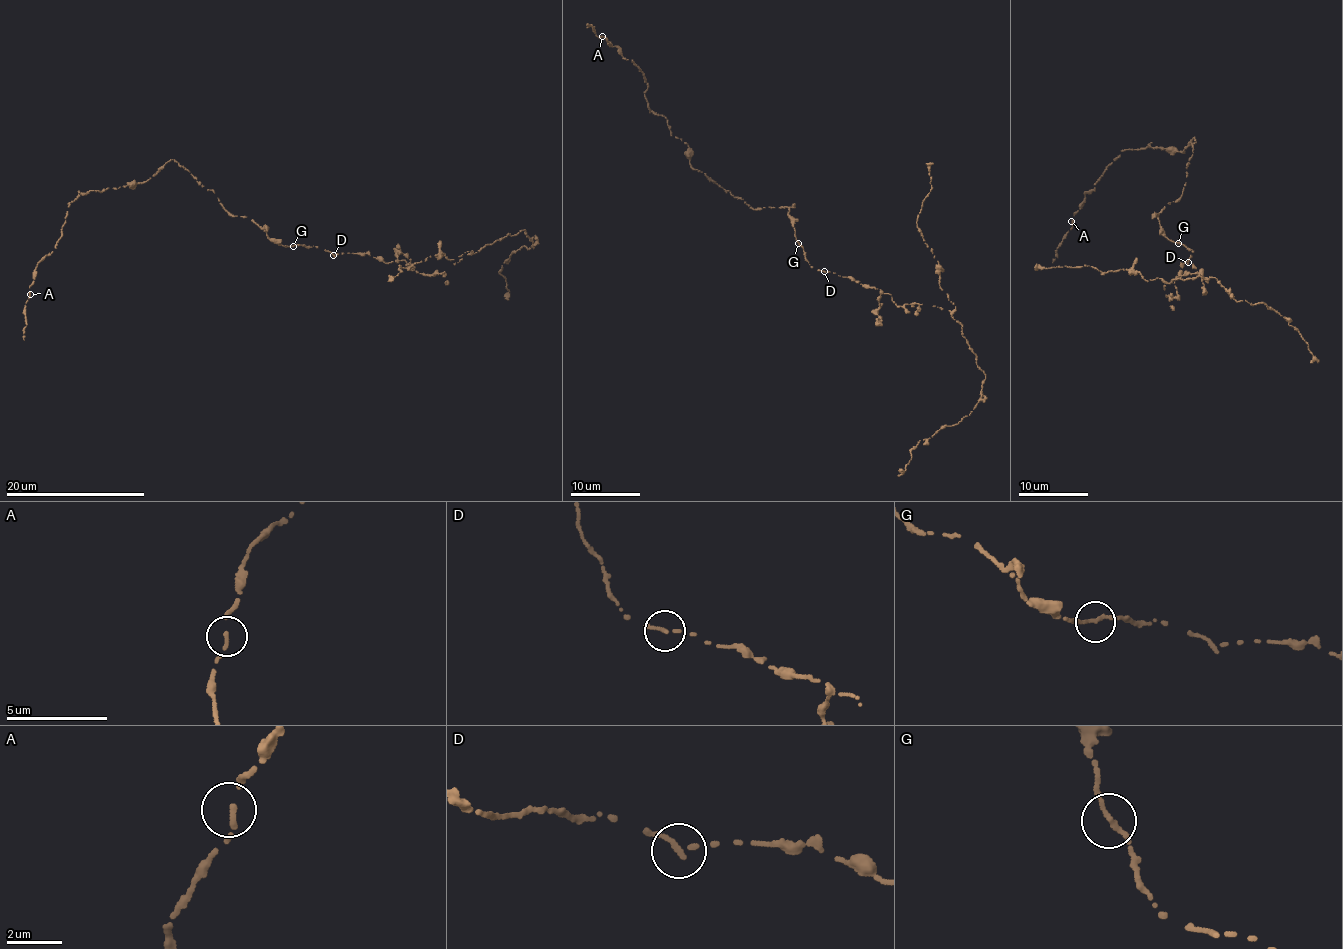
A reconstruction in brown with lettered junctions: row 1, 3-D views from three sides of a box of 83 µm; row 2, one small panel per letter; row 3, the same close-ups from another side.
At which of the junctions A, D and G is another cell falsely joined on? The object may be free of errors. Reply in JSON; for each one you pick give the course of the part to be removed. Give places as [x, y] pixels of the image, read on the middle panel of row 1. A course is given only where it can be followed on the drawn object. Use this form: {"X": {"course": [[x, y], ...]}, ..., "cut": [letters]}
{"D": {"course": [[824, 271], [889, 294], [898, 306], [948, 311], [985, 374], [971, 412], [915, 446], [898, 475]]}, "cut": ["D"]}

